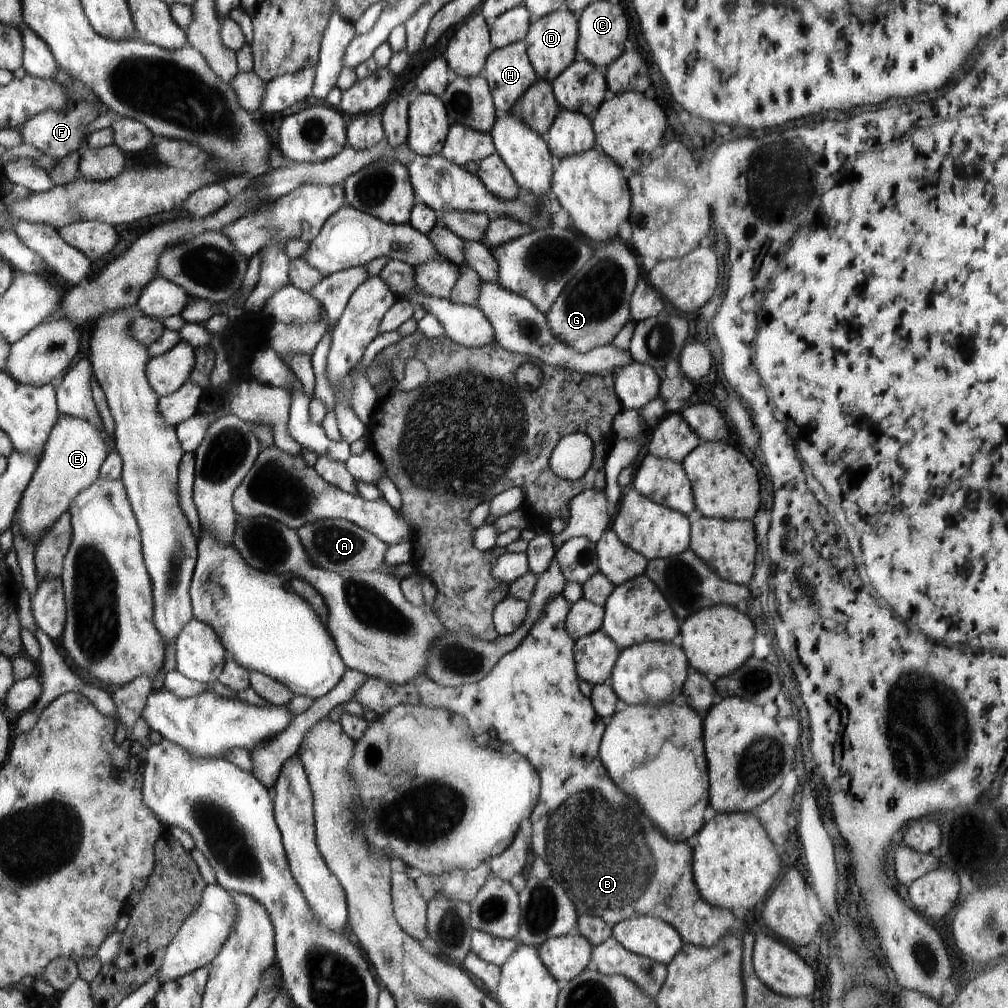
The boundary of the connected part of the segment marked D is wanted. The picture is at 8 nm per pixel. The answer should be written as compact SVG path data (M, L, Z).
M563 7L529 24L528 34L523 41L526 43L527 54L538 79L551 83L574 62L579 35L577 19L570 9Z

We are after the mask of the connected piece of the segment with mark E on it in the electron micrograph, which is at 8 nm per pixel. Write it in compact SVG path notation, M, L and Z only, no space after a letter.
M68 415L57 422L39 459L36 474L25 488L25 495L21 496L16 522L26 538L33 543L41 540L41 536L76 502L77 496L97 482L110 448L109 440L98 424Z

